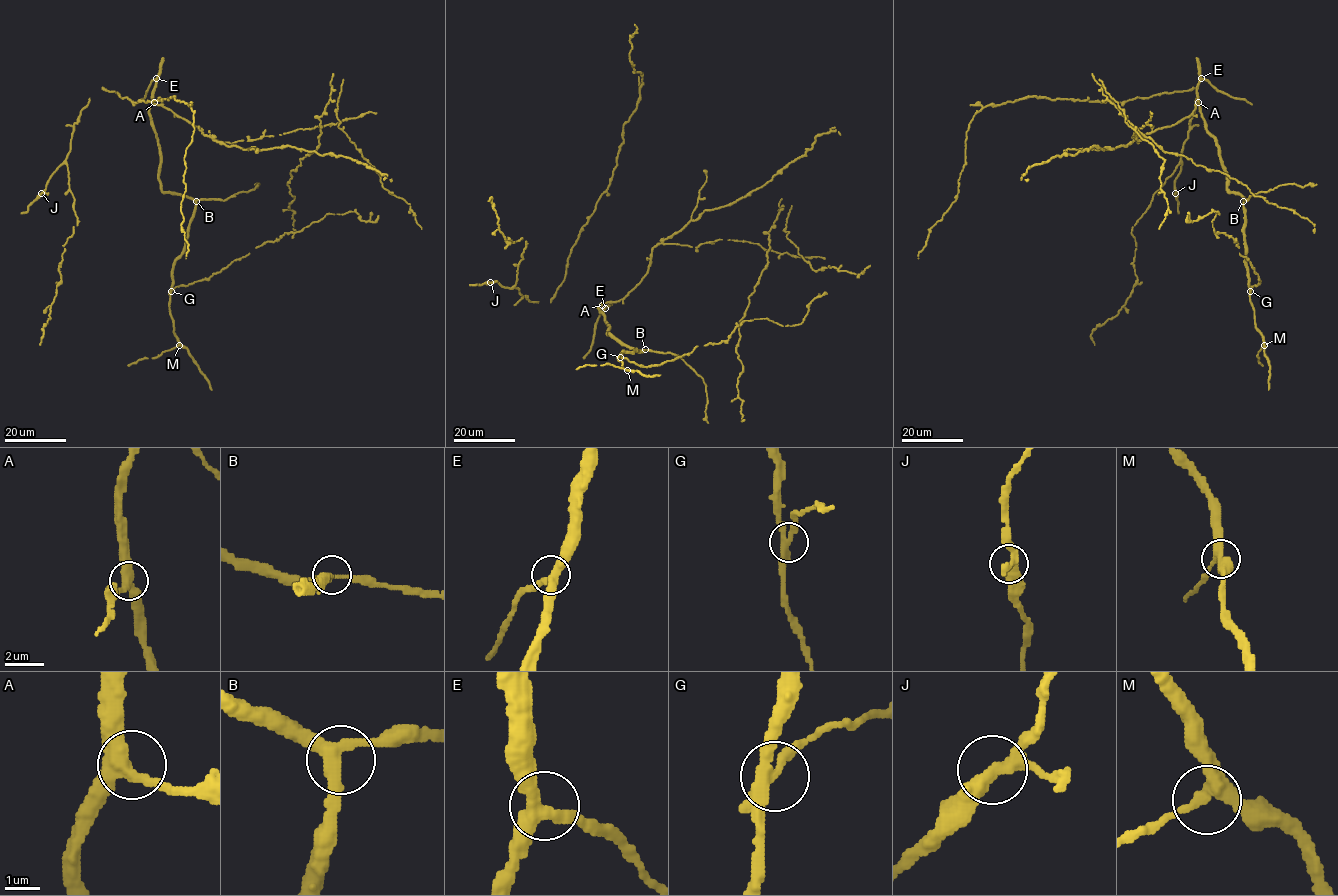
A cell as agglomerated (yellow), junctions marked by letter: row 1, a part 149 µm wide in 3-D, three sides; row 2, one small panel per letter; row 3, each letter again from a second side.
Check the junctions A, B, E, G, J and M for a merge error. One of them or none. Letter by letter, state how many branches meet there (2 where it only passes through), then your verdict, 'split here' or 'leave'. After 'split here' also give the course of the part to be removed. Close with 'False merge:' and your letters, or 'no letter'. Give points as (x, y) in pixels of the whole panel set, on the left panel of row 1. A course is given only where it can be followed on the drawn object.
A: 3 branches meet; leave
B: 3 branches meet; leave
E: 3 branches meet; leave
G: 3 branches meet; split here
J: 3 branches meet; leave
M: 3 branches meet; leave
False merge: G

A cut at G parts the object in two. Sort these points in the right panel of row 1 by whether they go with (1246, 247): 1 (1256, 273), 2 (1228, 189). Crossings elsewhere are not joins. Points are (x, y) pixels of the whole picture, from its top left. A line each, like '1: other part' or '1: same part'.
1: other part
2: same part

